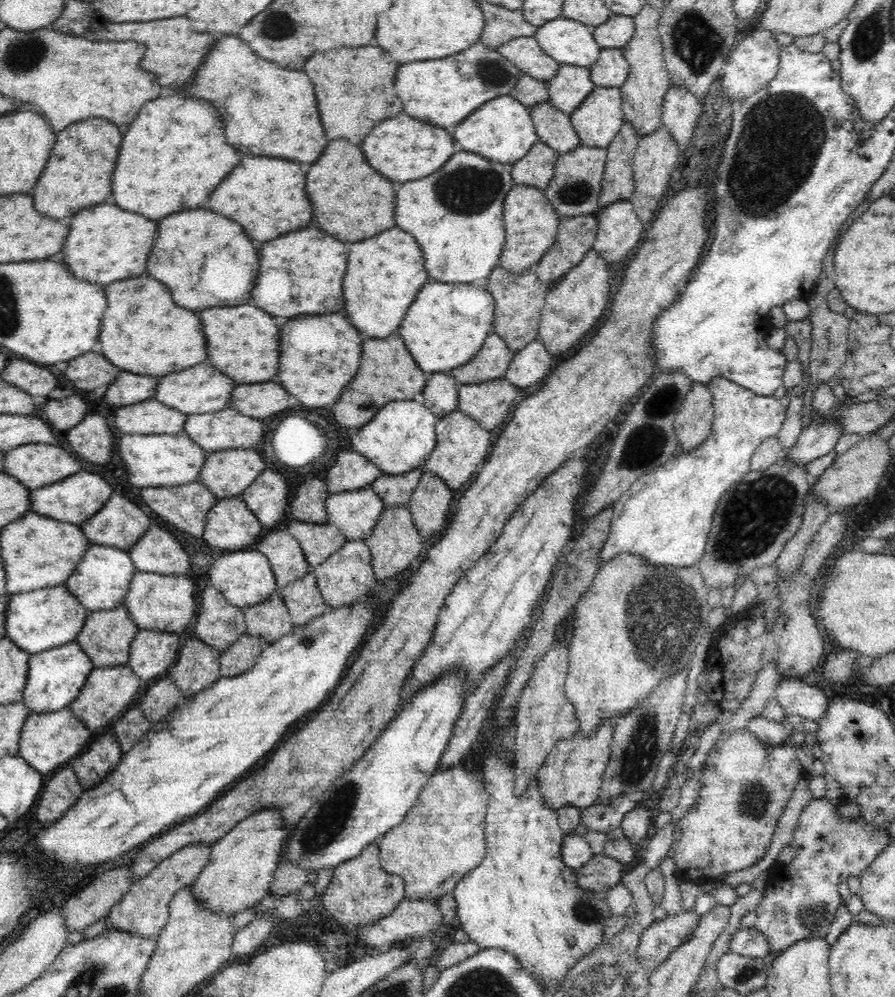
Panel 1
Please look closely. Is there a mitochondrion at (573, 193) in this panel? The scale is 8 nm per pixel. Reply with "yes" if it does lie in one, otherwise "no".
yes

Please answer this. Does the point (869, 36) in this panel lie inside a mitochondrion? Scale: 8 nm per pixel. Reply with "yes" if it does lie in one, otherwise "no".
yes

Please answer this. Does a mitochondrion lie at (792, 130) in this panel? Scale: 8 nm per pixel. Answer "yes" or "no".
yes

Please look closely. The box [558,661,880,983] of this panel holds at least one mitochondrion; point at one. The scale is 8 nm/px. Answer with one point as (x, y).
(637, 754)

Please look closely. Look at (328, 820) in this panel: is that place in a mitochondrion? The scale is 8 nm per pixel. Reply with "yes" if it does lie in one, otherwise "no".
yes

